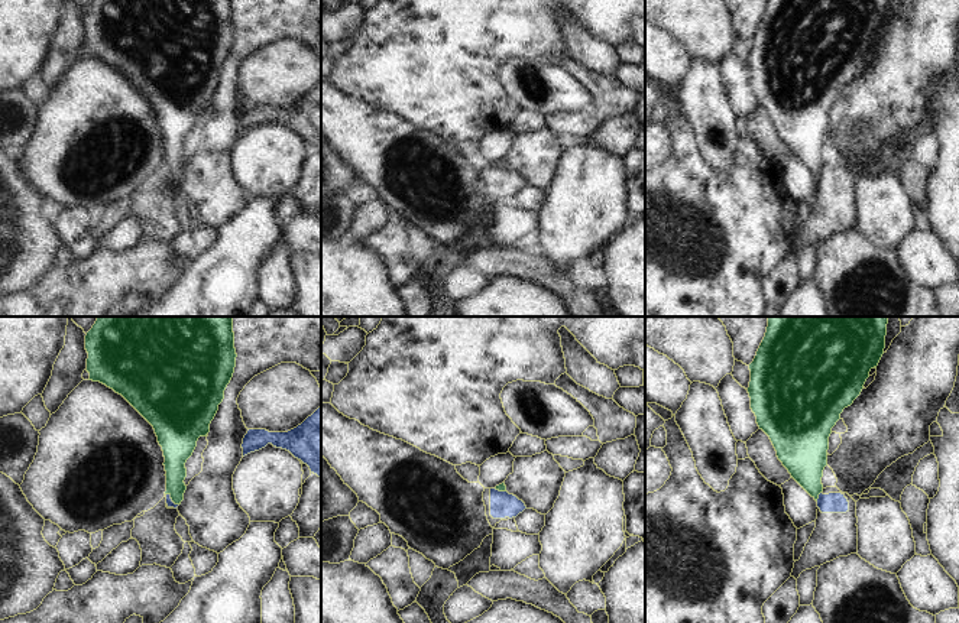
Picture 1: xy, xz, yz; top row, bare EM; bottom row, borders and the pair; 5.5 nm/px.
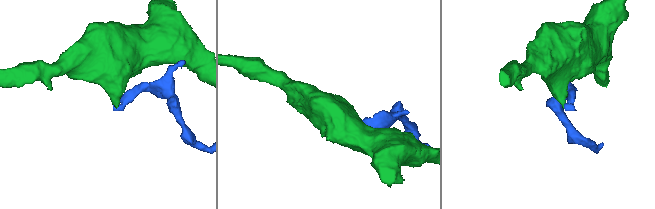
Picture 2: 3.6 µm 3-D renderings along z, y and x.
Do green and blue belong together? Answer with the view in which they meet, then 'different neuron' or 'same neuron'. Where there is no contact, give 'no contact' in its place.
contact in yz; different neuron

